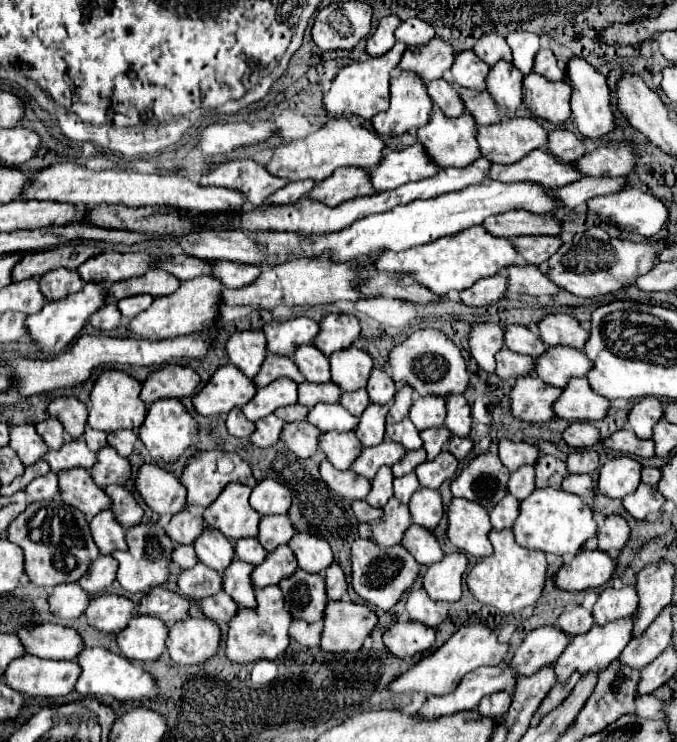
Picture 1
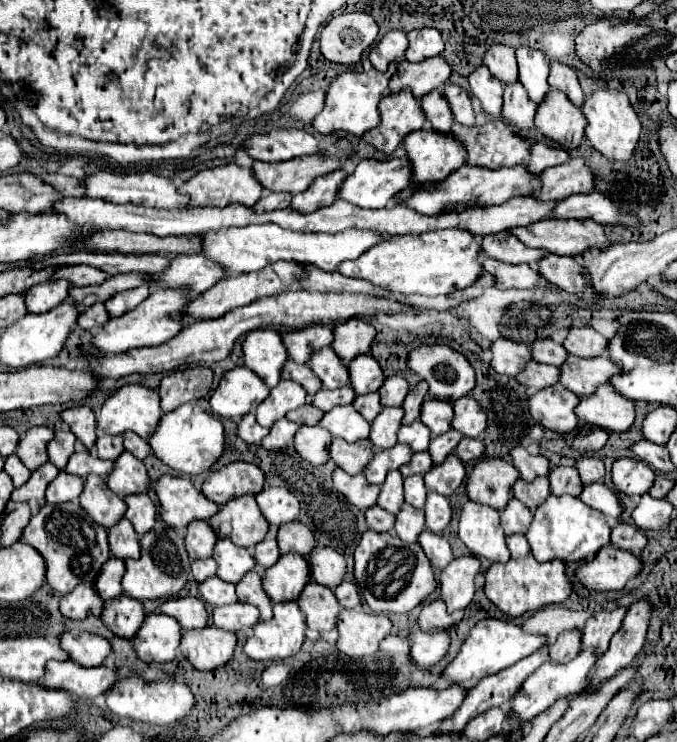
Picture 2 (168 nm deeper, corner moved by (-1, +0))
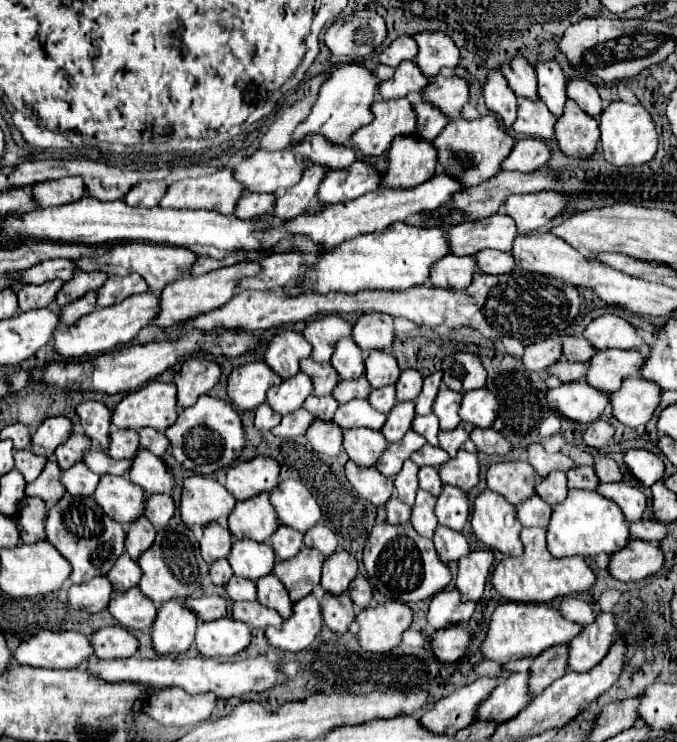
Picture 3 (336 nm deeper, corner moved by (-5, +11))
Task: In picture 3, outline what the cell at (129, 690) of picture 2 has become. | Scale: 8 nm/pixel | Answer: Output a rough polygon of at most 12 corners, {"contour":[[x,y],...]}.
{"contour":[[181,688],[155,694],[145,714],[163,726],[195,726],[217,696]]}

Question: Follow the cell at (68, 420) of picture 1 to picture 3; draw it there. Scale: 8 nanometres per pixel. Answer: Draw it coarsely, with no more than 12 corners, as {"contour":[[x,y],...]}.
{"contour":[[101,402],[77,406],[85,434],[109,448],[111,410]]}

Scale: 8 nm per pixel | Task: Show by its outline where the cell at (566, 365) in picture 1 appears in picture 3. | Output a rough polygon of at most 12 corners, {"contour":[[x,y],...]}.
{"contour":[[599,350],[585,380],[615,392],[639,372],[647,352]]}

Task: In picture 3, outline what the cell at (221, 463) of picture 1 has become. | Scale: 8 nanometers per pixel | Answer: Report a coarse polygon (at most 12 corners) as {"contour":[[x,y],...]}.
{"contour":[[257,456],[227,472],[225,488],[237,500],[279,484],[279,464]]}

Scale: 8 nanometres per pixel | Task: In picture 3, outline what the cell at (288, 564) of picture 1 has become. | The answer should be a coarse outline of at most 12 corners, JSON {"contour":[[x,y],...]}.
{"contour":[[315,548],[275,564],[293,602],[321,580],[325,556]]}

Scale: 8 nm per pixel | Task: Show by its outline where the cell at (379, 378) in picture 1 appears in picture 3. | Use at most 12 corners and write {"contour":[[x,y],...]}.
{"contour":[[403,370],[397,384],[397,400],[419,396],[423,376],[419,370]]}

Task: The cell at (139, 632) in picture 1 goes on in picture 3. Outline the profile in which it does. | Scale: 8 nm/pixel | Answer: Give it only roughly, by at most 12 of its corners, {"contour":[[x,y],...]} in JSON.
{"contour":[[177,600],[161,604],[153,626],[157,654],[185,654],[197,616]]}

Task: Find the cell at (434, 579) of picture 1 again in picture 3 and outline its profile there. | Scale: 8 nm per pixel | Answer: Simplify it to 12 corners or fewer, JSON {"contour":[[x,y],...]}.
{"contour":[[491,550],[459,560],[457,590],[479,600],[495,562]]}

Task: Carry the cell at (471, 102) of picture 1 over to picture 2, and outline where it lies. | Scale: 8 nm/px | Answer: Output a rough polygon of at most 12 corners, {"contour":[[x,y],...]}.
{"contour":[[447,85],[447,97],[457,123],[475,125],[469,93]]}

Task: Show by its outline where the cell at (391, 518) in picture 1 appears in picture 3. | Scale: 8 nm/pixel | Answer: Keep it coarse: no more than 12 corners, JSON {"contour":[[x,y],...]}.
{"contour":[[417,492],[413,528],[431,538],[437,528],[435,496]]}

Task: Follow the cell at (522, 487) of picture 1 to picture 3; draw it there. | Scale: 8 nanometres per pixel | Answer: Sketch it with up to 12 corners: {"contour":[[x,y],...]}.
{"contour":[[551,472],[535,488],[551,506],[567,498],[567,474]]}

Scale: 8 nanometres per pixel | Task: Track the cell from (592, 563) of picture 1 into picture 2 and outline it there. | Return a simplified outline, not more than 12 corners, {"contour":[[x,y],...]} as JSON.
{"contour":[[607,545],[577,567],[589,591],[619,591],[639,557]]}

